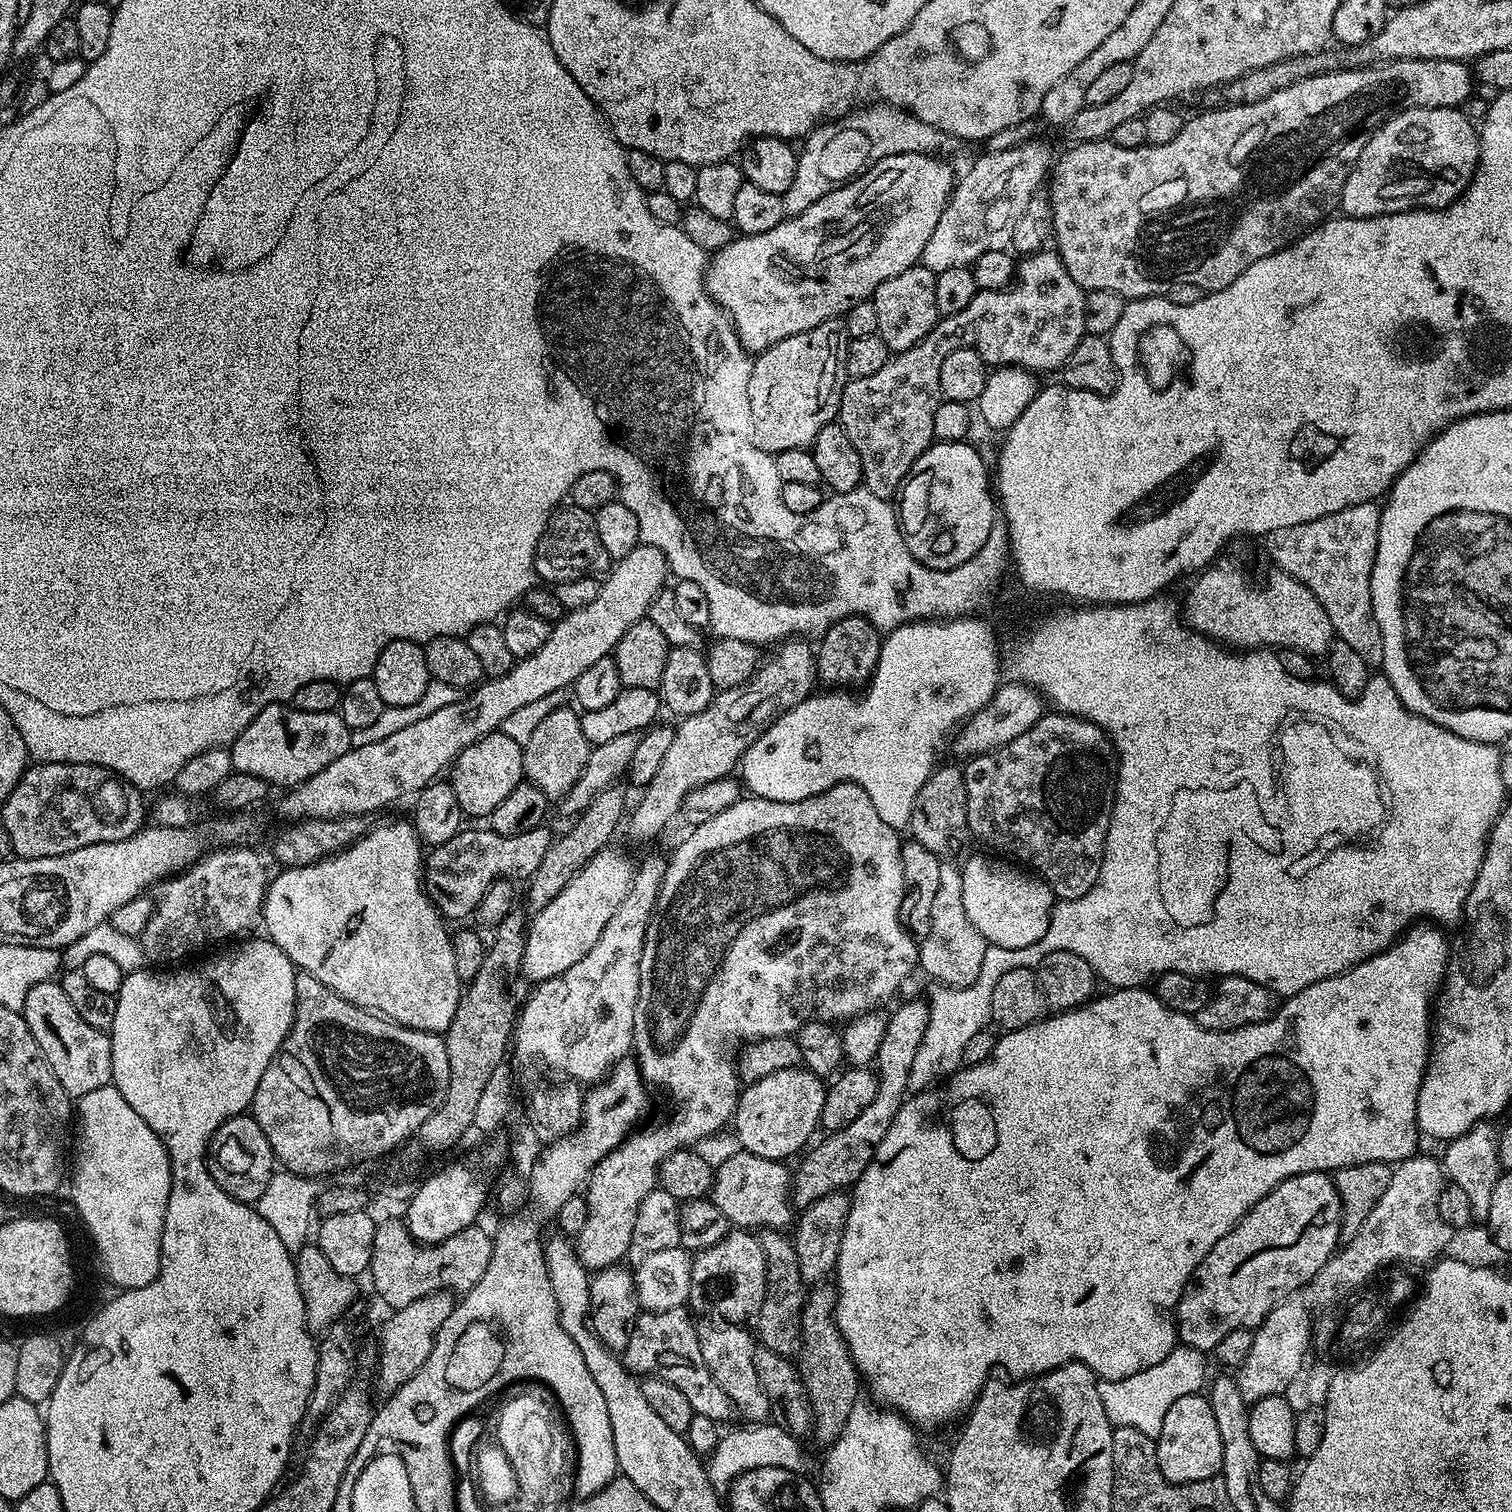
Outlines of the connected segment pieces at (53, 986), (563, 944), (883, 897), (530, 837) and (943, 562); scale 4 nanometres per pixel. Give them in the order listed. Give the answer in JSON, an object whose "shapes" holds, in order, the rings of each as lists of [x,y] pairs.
{"shapes":[[[[55,979],[38,982],[26,995],[22,1011],[34,1042],[42,1050],[54,1078],[62,1082],[62,1090],[73,1098],[93,1093],[99,1087],[112,1084],[112,1037],[109,1033],[94,1030],[78,1015],[78,1010],[66,998],[66,990]]],[[[609,846],[597,852],[570,878],[568,885],[558,894],[550,906],[531,917],[524,937],[524,959],[522,971],[525,981],[549,980],[562,970],[570,970],[574,962],[579,962],[590,954],[590,946],[598,942],[598,934],[606,930],[614,910],[622,906],[632,885],[634,864],[631,864],[616,846]]],[[[835,784],[830,790],[814,794],[810,798],[802,798],[798,802],[774,802],[748,794],[726,806],[726,810],[701,819],[697,824],[700,825],[673,850],[672,857],[669,855],[666,860],[662,886],[658,890],[650,922],[646,926],[646,938],[642,946],[638,1002],[634,1010],[632,1031],[634,1059],[640,1067],[640,1076],[645,1085],[668,1092],[676,1109],[661,1128],[641,1127],[633,1131],[609,1156],[593,1166],[583,1193],[584,1225],[574,1237],[578,1258],[589,1270],[611,1268],[627,1257],[630,1234],[634,1234],[634,1218],[638,1218],[638,1206],[642,1206],[650,1190],[658,1187],[659,1164],[676,1149],[691,1149],[699,1140],[714,1135],[727,1120],[729,1123],[735,1117],[736,1103],[740,1101],[742,1091],[742,1081],[734,1063],[738,1056],[736,1040],[755,1042],[766,1036],[792,1036],[799,1032],[803,1024],[815,1020],[835,1025],[836,1020],[847,1022],[865,1012],[877,1011],[881,1007],[879,1004],[886,1003],[907,982],[908,975],[918,968],[920,949],[917,941],[913,940],[900,921],[900,907],[904,897],[901,833],[882,822],[878,810],[874,810],[874,802],[870,802],[870,794],[866,794],[862,786]]],[[[487,826],[467,828],[456,832],[454,838],[435,845],[428,852],[426,867],[422,873],[432,903],[436,905],[440,915],[449,921],[467,921],[464,919],[467,916],[469,919],[475,913],[478,902],[482,902],[482,894],[490,890],[495,880],[527,882],[534,870],[538,870],[542,858],[546,858],[546,850],[550,850],[554,839],[554,832],[548,826],[526,830],[526,834],[509,836],[493,832]]],[[[943,442],[933,443],[931,449],[922,454],[922,458],[918,458],[915,468],[912,469],[906,483],[901,487],[898,493],[898,519],[900,521],[900,531],[904,534],[904,541],[910,550],[910,554],[918,562],[922,562],[928,568],[934,570],[950,570],[954,566],[962,566],[962,562],[970,562],[970,558],[974,558],[974,554],[978,554],[978,550],[982,550],[982,545],[986,542],[986,538],[990,538],[990,530],[998,523],[998,504],[995,499],[988,500],[988,492],[990,496],[990,472],[984,468],[980,468],[980,456],[976,452],[972,452],[971,443],[957,442],[954,444],[946,444]]]]}

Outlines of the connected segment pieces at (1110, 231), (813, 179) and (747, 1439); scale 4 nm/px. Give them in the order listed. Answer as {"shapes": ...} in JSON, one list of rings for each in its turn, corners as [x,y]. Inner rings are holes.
{"shapes":[[[[1390,60],[1375,66],[1361,66],[1358,68],[1345,67],[1343,70],[1321,72],[1318,76],[1305,76],[1304,79],[1294,82],[1290,86],[1286,86],[1282,90],[1278,90],[1258,102],[1250,102],[1249,104],[1228,104],[1227,106],[1223,106],[1224,108],[1212,108],[1209,112],[1204,112],[1201,116],[1194,117],[1193,120],[1191,120],[1191,118],[1185,119],[1184,125],[1182,126],[1182,134],[1178,134],[1178,138],[1173,138],[1171,142],[1166,142],[1165,144],[1146,143],[1140,148],[1127,148],[1126,146],[1118,146],[1111,138],[1107,140],[1095,140],[1094,142],[1082,142],[1081,144],[1073,143],[1071,146],[1068,146],[1072,148],[1066,149],[1061,156],[1059,153],[1058,159],[1055,161],[1054,167],[1050,172],[1050,184],[1052,180],[1052,189],[1046,192],[1046,199],[1050,205],[1052,214],[1055,251],[1060,253],[1066,270],[1070,270],[1070,278],[1074,278],[1074,282],[1078,282],[1080,288],[1088,292],[1093,292],[1094,290],[1114,290],[1114,294],[1124,297],[1125,301],[1141,300],[1147,296],[1162,296],[1179,284],[1197,284],[1201,293],[1204,294],[1228,288],[1230,282],[1234,282],[1234,278],[1238,278],[1238,274],[1242,274],[1242,270],[1254,266],[1254,262],[1258,262],[1262,258],[1274,254],[1280,248],[1285,248],[1285,246],[1292,243],[1293,240],[1299,240],[1306,230],[1315,228],[1317,224],[1329,219],[1329,217],[1339,209],[1342,186],[1346,186],[1346,178],[1350,174],[1352,167],[1356,164],[1356,159],[1362,154],[1362,150],[1366,150],[1366,142],[1370,142],[1370,138],[1373,134],[1375,134],[1394,113],[1405,112],[1411,108],[1460,108],[1464,100],[1473,95],[1474,84],[1472,88],[1472,82],[1474,83],[1473,69],[1462,60]]],[[[872,102],[867,106],[857,106],[844,116],[837,116],[834,120],[817,124],[807,136],[803,137],[803,144],[804,149],[799,149],[796,157],[794,182],[790,182],[790,186],[782,196],[785,217],[800,216],[806,210],[806,206],[818,202],[818,198],[822,198],[834,189],[840,188],[843,184],[855,180],[861,172],[866,172],[878,162],[882,162],[882,158],[890,158],[894,154],[906,154],[907,152],[917,152],[923,156],[939,154],[944,158],[952,158],[952,155],[959,148],[962,148],[962,142],[958,137],[938,130],[938,126],[930,126],[926,122],[922,122],[911,112],[906,112],[902,108],[896,108],[893,104],[883,102]]],[[[760,1422],[755,1426],[744,1426],[748,1428],[736,1428],[733,1432],[728,1432],[719,1437],[716,1441],[716,1447],[712,1449],[706,1460],[708,1477],[714,1486],[714,1490],[718,1493],[727,1493],[730,1485],[736,1481],[742,1474],[746,1474],[750,1470],[758,1470],[764,1466],[774,1466],[782,1470],[790,1470],[801,1474],[807,1473],[808,1456],[804,1453],[804,1448],[799,1439],[791,1436],[786,1430],[782,1430],[776,1424],[771,1422]]]]}

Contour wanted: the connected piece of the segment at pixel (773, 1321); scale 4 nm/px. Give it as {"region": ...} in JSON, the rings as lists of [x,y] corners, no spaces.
{"region":[[[774,1228],[759,1229],[758,1239],[762,1246],[762,1254],[766,1258],[768,1285],[762,1306],[754,1317],[754,1332],[763,1348],[772,1350],[774,1354],[792,1358],[800,1351],[800,1312],[806,1299],[806,1283],[799,1270],[796,1245]]]}

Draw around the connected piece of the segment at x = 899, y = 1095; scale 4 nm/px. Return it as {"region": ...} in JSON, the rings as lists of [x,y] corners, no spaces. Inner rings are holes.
{"region":[[[923,999],[908,1000],[900,1004],[887,1017],[884,1025],[884,1037],[878,1046],[878,1054],[874,1061],[874,1071],[878,1086],[878,1094],[850,1126],[825,1135],[824,1141],[817,1148],[807,1149],[808,1157],[794,1168],[790,1180],[790,1199],[797,1209],[810,1207],[818,1198],[831,1192],[848,1190],[855,1185],[856,1179],[870,1166],[874,1154],[878,1150],[878,1142],[886,1138],[886,1130],[890,1130],[890,1122],[894,1122],[894,1114],[904,1105],[909,1095],[908,1079],[914,1066],[914,1054],[918,1054],[918,1046],[922,1046],[922,1034],[926,1034],[928,1025],[928,1006]]]}

